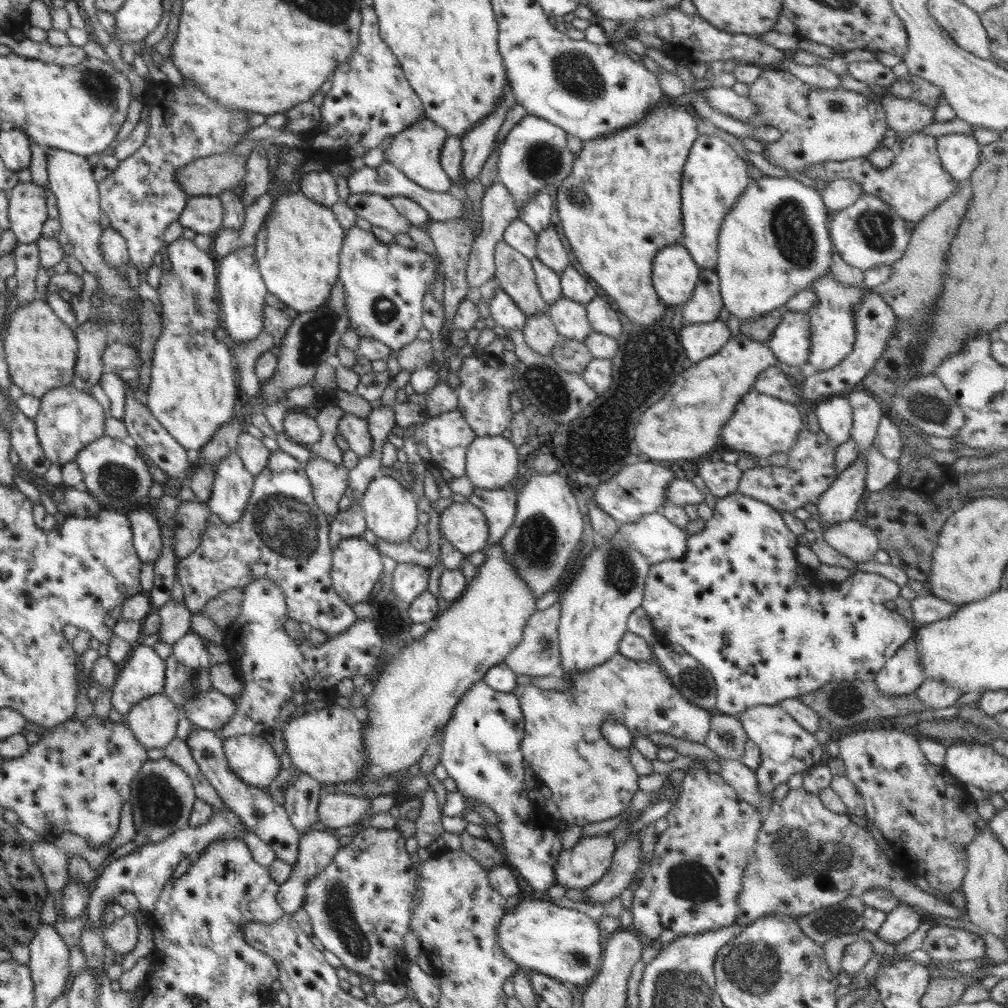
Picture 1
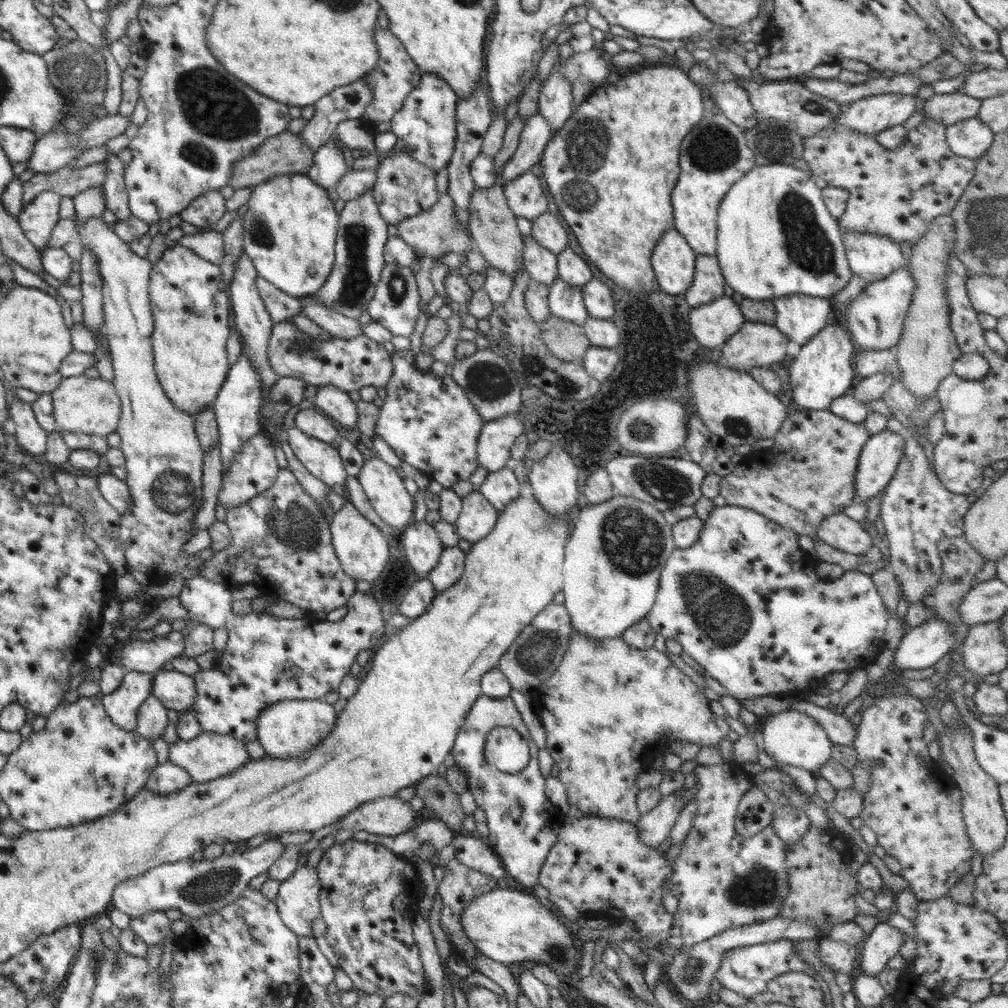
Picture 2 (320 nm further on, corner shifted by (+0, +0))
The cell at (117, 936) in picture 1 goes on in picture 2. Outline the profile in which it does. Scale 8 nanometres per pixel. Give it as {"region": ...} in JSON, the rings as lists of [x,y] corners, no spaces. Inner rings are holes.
{"region":[[[153,911],[130,919],[130,928],[148,945],[161,944],[171,934],[171,921],[164,911]]]}

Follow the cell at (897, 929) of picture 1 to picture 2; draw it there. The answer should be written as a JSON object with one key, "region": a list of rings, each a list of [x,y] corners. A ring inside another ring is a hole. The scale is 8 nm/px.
{"region":[[[882,917],[872,932],[859,945],[860,957],[857,972],[877,977],[879,972],[886,967],[888,960],[899,953],[905,936],[902,930],[888,925]]]}

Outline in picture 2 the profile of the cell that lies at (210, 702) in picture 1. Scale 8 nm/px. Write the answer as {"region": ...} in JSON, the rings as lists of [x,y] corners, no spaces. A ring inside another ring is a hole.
{"region":[[[160,669],[152,677],[152,695],[161,700],[167,709],[182,713],[188,711],[196,700],[196,687],[192,676],[174,669]]]}

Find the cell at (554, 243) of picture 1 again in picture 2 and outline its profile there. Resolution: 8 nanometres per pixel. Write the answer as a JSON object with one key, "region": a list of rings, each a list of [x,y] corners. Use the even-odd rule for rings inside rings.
{"region":[[[550,211],[531,220],[531,237],[550,252],[562,252],[568,246],[568,232]]]}

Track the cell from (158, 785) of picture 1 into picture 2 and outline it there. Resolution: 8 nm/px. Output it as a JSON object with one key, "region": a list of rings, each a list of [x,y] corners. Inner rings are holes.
{"region":[[[168,760],[165,764],[158,764],[158,767],[150,774],[150,778],[146,780],[143,789],[156,796],[172,796],[193,782],[186,770]]]}

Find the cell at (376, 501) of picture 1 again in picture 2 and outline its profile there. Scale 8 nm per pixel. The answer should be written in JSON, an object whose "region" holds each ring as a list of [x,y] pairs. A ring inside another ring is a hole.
{"region":[[[378,456],[372,457],[363,462],[357,479],[363,491],[366,493],[366,496],[369,498],[370,504],[378,513],[378,516],[381,516],[383,521],[386,521],[396,530],[400,530],[414,520],[415,500],[413,496],[408,494],[403,483],[403,478],[398,475],[394,467],[382,461]]]}

